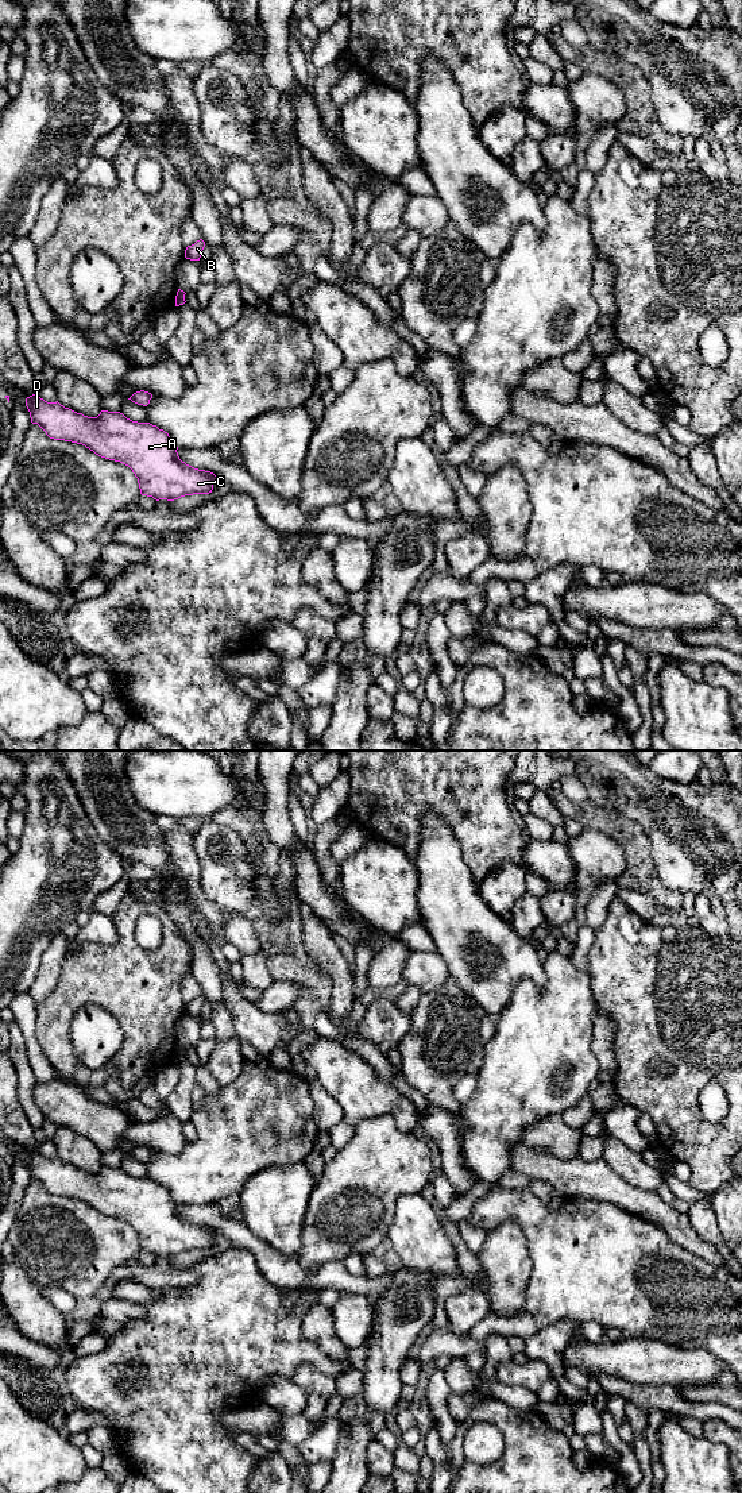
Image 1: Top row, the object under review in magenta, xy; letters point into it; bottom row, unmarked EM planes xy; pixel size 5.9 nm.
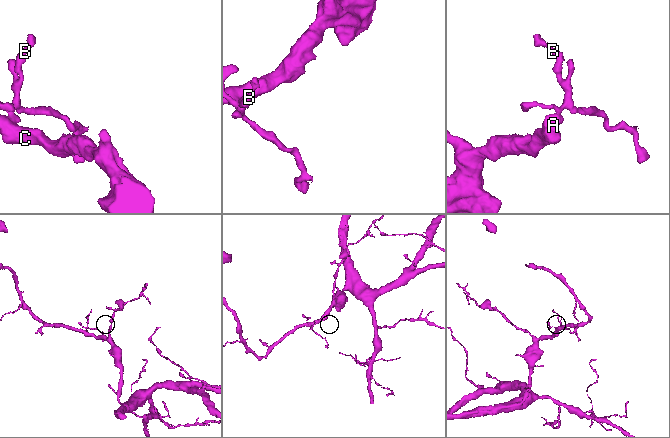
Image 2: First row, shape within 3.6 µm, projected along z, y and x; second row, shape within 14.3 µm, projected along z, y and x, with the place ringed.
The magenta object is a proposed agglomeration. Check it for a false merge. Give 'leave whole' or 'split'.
leave whole

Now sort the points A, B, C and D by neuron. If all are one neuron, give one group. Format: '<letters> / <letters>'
A B C D

